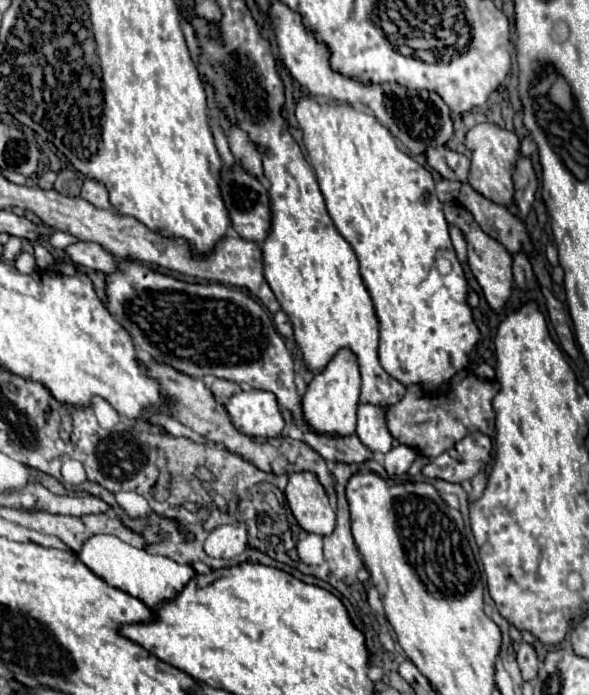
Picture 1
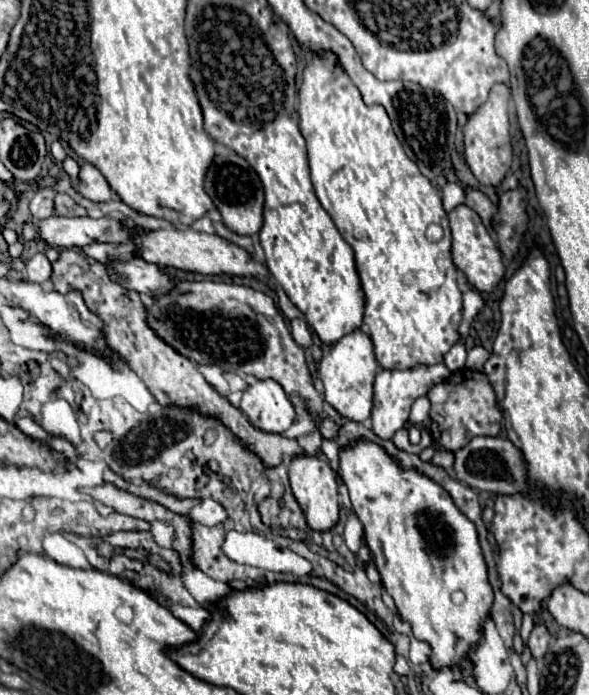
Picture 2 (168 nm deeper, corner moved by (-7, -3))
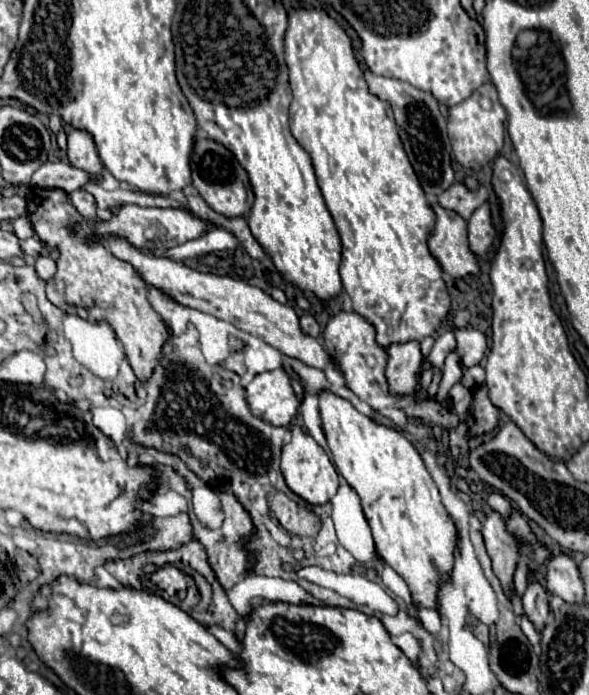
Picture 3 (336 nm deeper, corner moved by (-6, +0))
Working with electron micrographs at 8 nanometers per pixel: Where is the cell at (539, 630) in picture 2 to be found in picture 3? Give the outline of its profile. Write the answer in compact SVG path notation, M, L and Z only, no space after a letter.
M536 580L528 582L526 594L522 596L522 604L524 604L524 614L534 624L534 628L540 632L548 618L548 594Z

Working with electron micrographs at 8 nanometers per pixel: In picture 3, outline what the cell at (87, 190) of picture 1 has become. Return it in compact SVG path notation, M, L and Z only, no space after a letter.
M70 130L68 134L68 158L74 168L80 168L88 172L90 176L102 174L102 164L94 146L94 140L88 132L82 130Z

